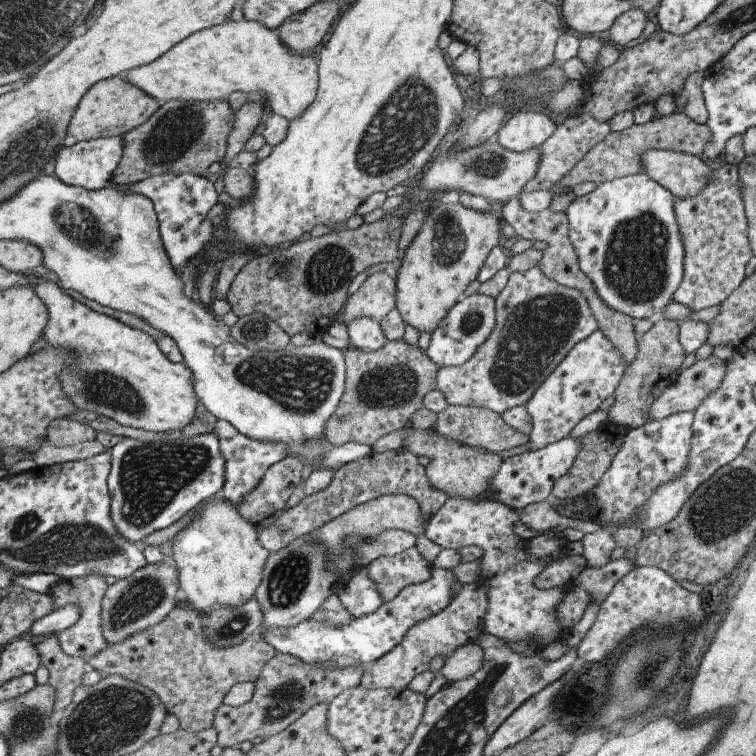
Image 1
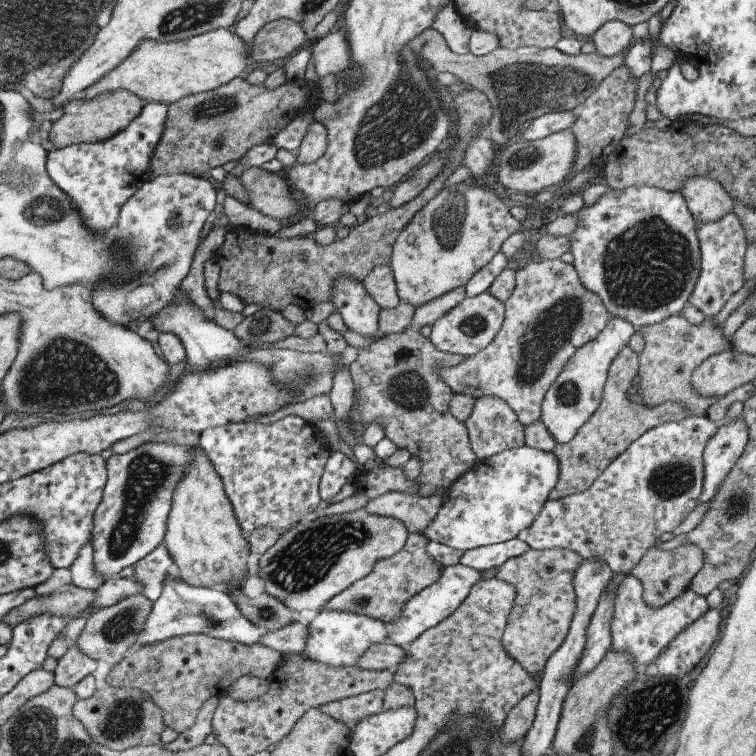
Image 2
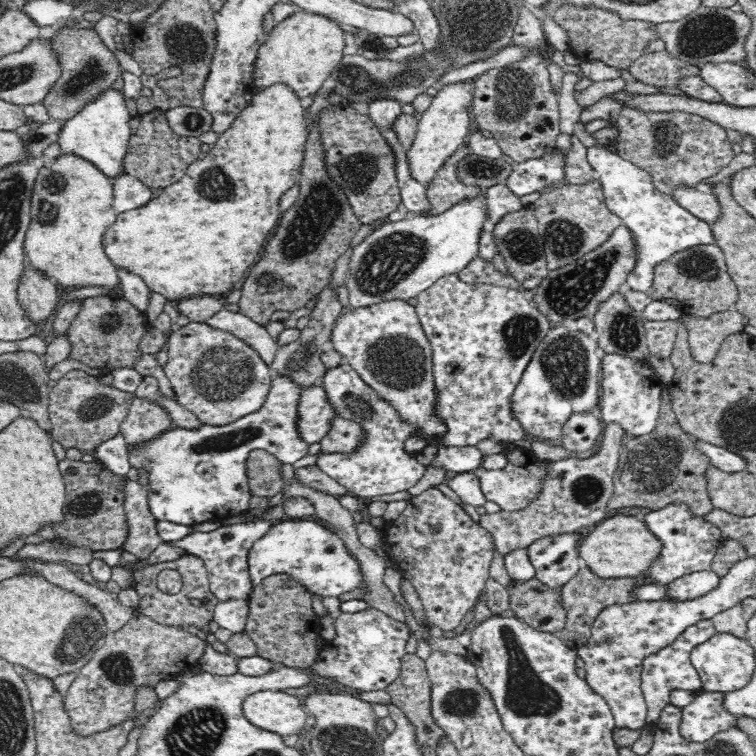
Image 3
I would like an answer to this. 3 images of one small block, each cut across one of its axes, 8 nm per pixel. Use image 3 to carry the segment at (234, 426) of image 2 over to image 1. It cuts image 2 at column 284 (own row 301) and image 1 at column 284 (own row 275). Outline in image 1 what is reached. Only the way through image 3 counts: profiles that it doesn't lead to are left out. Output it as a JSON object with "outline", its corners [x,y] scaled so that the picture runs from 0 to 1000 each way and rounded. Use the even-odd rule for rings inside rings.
{"outline":[[[292,556],[284,558],[280,573],[288,579],[290,597],[296,607],[296,640],[291,655],[312,675],[312,669],[320,657],[335,648],[356,616],[377,604],[378,597],[373,589],[358,589],[357,586],[331,582],[311,570],[311,566],[300,558]]]}

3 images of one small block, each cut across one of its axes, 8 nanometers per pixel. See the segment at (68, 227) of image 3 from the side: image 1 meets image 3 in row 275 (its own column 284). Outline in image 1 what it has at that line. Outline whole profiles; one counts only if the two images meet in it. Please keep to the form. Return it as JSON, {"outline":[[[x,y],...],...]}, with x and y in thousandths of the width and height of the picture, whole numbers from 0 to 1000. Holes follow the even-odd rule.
{"outline":[[[299,26],[287,34],[250,45],[202,82],[164,95],[161,103],[190,124],[200,127],[200,131],[217,136],[220,134],[280,135],[298,131],[311,122],[321,126],[341,122],[349,128],[353,146],[382,160],[396,153],[417,127],[417,111],[421,103],[418,79],[402,73],[382,67],[370,56],[364,40],[353,40],[343,29]]]}

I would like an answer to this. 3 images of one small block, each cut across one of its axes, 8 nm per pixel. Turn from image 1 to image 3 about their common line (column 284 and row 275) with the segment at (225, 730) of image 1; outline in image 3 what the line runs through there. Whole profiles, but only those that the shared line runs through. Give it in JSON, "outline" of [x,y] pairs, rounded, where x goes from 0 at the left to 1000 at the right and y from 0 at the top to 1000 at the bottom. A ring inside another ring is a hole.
{"outline":[[[944,321],[903,331],[884,347],[868,352],[862,378],[856,385],[862,397],[886,401],[902,415],[917,414],[929,421],[967,409],[976,394],[975,386],[974,377],[962,362],[958,335]]]}

